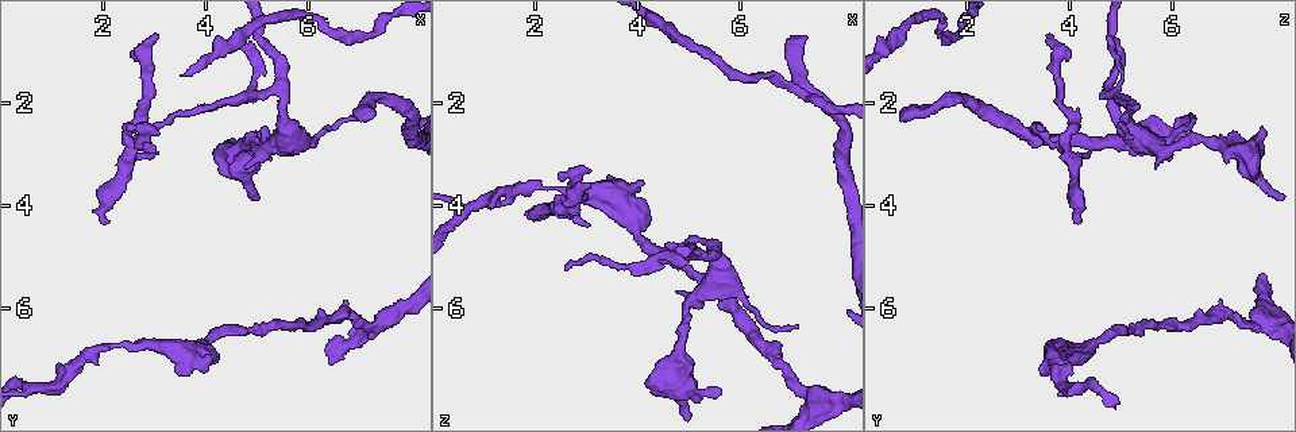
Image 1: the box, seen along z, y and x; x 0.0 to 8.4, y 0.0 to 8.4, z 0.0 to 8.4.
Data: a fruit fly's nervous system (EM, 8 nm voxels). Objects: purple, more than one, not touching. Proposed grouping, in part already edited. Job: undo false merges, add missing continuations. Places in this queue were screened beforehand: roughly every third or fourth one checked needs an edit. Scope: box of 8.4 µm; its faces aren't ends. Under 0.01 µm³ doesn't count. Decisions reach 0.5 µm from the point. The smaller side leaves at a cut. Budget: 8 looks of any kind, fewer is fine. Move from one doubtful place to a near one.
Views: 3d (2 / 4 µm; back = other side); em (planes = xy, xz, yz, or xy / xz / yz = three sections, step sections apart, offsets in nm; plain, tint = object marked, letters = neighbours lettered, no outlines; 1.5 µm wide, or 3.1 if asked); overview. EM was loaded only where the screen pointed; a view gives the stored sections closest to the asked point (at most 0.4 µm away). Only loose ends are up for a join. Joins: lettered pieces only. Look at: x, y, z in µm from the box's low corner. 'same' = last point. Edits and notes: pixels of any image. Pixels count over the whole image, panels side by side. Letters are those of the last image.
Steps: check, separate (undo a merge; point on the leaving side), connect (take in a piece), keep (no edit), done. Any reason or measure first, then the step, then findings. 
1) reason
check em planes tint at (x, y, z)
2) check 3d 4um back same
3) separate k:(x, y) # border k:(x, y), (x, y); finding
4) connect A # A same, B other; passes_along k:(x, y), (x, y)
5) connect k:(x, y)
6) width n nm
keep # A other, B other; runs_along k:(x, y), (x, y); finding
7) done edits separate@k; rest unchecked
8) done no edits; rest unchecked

looks like a crossing
check em xz step 4 tint at (7.15, 6.35, 7.50)

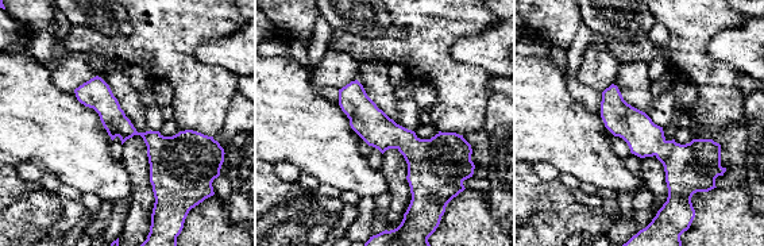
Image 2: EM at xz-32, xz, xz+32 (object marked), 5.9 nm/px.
check em planes letters same

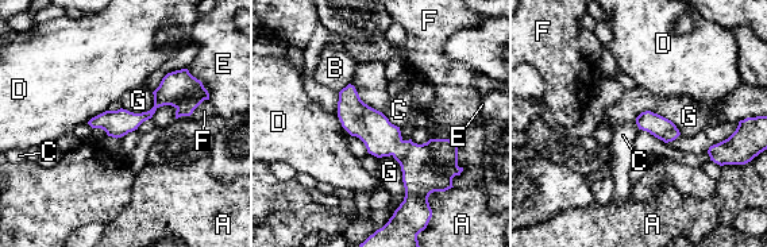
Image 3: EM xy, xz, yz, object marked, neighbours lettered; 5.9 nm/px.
longest_contact G 380 nm
keep # A other, B other, C other, D other, E other, F other, G other; all the same cell

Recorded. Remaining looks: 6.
thin end
check 3d 4um at (7.10, 2.20, 6.35)

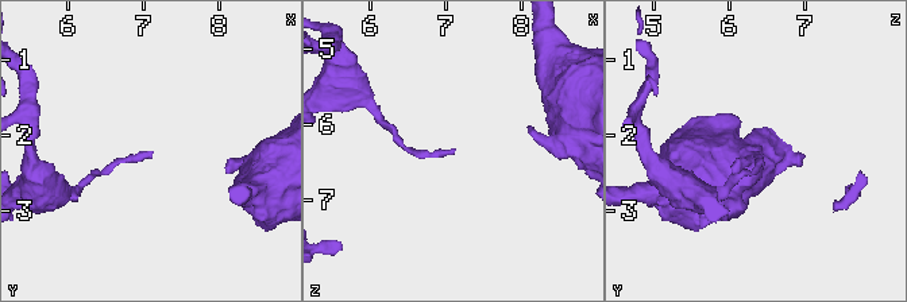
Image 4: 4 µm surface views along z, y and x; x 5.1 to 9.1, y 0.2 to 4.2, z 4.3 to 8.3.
shape alone is not enough
check em planes letters at (7.05, 2.25, 6.40)

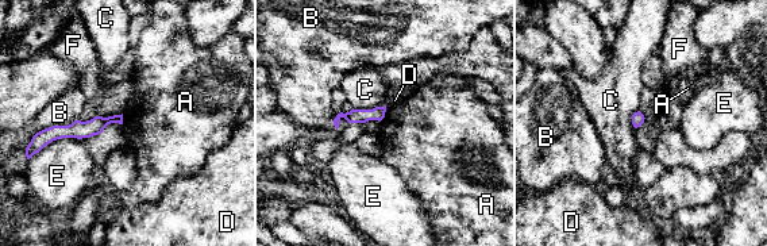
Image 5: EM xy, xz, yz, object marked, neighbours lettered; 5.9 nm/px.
keep # A other, B other, C other, D other, E other, F other; border 5:(386, 106), (385, 115), (380, 120); none of them fits

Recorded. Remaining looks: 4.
end of a long branch
check em xy step 4 letters at (2.55, 2.65, 5.25)

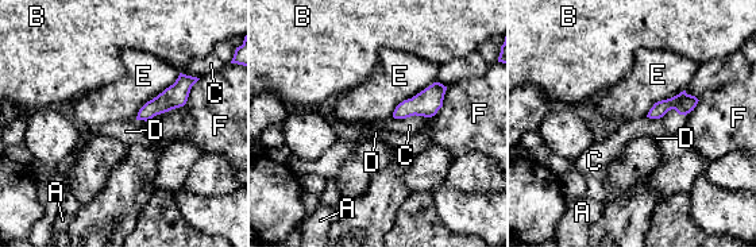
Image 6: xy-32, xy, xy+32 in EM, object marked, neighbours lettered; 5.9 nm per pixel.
keep # A other, B other, C other, D other, E other, F other; border 6:(180, 73), (139, 110), (135, 119); no lettered piece goes on from it

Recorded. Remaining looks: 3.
done no edits; rest unchecked

